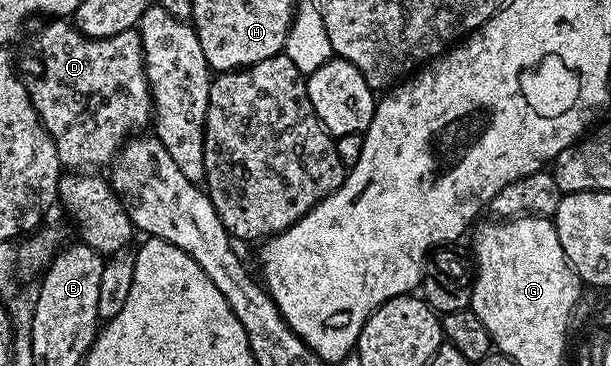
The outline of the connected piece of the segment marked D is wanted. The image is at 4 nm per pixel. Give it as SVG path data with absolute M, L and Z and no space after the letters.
M55 17L47 23L39 31L39 55L43 58L43 68L39 71L39 80L34 84L30 84L29 90L31 93L31 100L39 114L39 120L43 123L43 128L49 133L49 137L53 141L53 145L57 149L57 157L60 164L64 168L70 169L75 173L87 173L92 169L103 169L114 160L115 156L119 154L119 150L123 148L126 140L132 138L136 133L142 132L143 127L152 122L153 108L151 105L151 90L147 84L147 74L145 73L145 65L143 64L143 46L141 45L141 37L138 30L132 29L125 33L117 33L113 37L101 37L94 39L93 37L85 37L75 28L74 22L68 21L63 17Z

